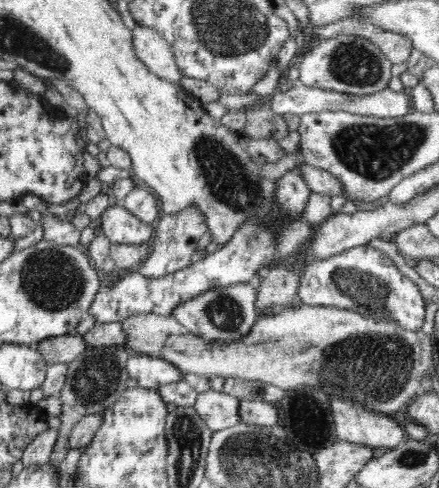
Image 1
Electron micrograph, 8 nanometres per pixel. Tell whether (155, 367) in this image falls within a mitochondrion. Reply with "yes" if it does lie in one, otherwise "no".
no

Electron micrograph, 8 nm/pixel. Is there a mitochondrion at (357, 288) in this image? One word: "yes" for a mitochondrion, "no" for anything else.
yes

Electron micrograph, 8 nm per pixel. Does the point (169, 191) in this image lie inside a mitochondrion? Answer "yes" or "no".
no

